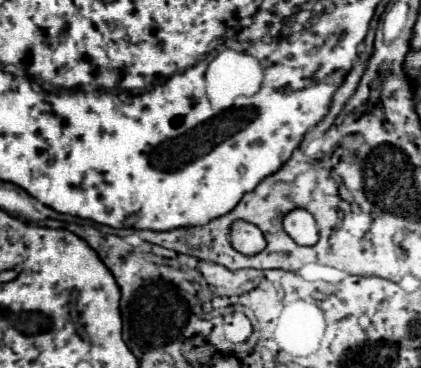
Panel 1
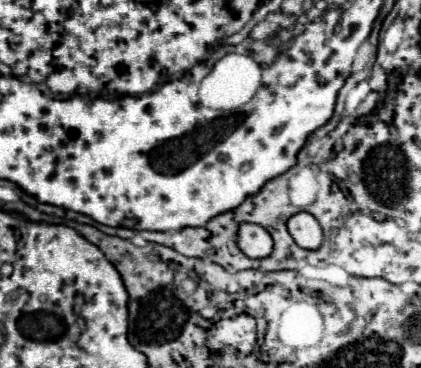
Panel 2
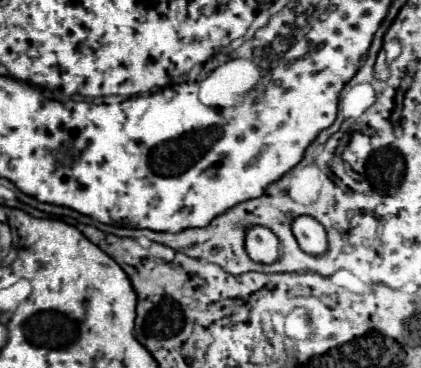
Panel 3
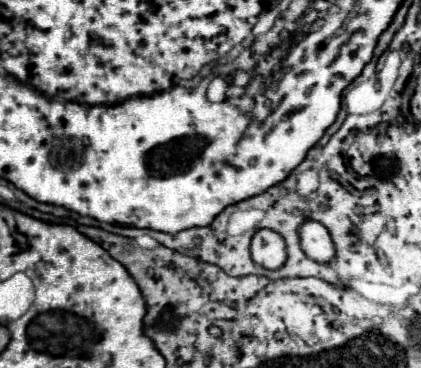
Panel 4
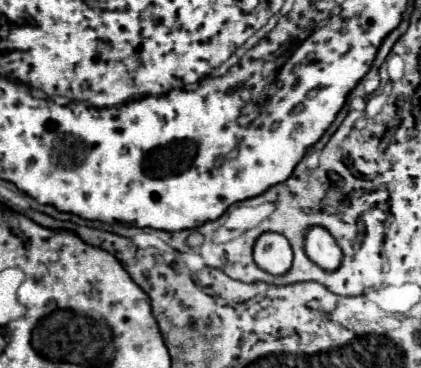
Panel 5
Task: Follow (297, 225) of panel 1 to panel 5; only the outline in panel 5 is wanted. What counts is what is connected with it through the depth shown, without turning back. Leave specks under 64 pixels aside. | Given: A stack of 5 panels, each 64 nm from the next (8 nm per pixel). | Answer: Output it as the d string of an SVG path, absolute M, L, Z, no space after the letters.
M314 226L306 232L306 254L326 272L334 272L342 264L342 248L332 234L320 226Z

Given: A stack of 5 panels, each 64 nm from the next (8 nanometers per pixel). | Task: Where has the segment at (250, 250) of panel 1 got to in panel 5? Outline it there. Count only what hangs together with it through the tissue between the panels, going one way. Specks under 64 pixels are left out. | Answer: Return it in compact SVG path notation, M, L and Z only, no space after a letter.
M266 232L256 240L254 260L262 270L274 276L284 276L284 272L292 268L292 246L284 236L276 232Z

